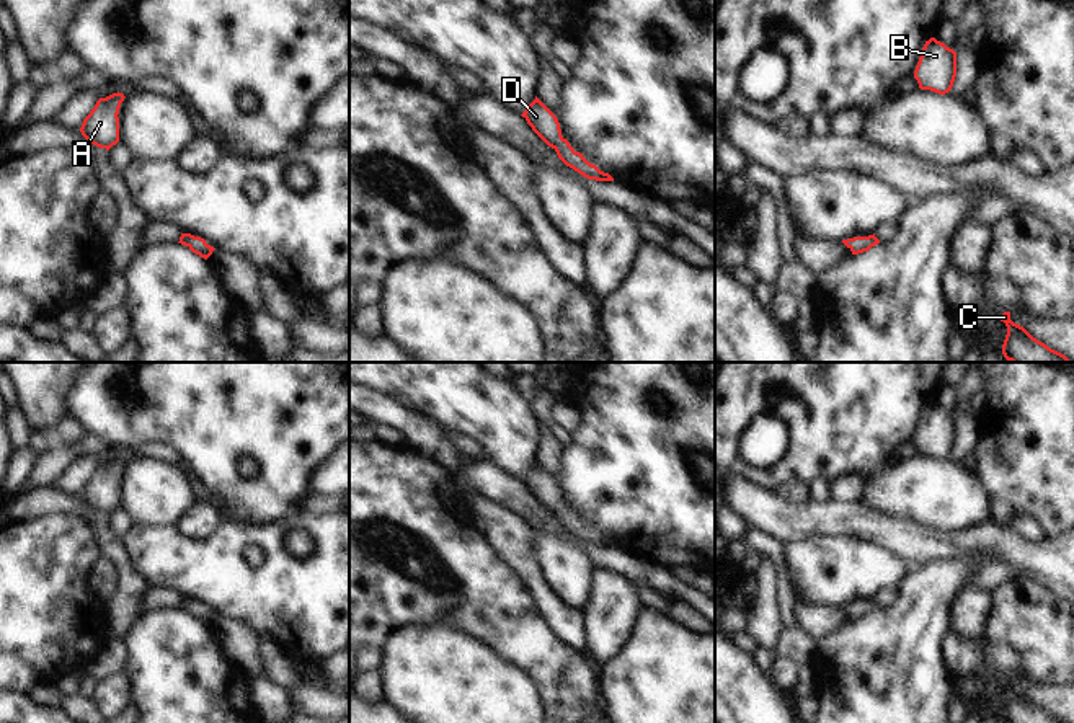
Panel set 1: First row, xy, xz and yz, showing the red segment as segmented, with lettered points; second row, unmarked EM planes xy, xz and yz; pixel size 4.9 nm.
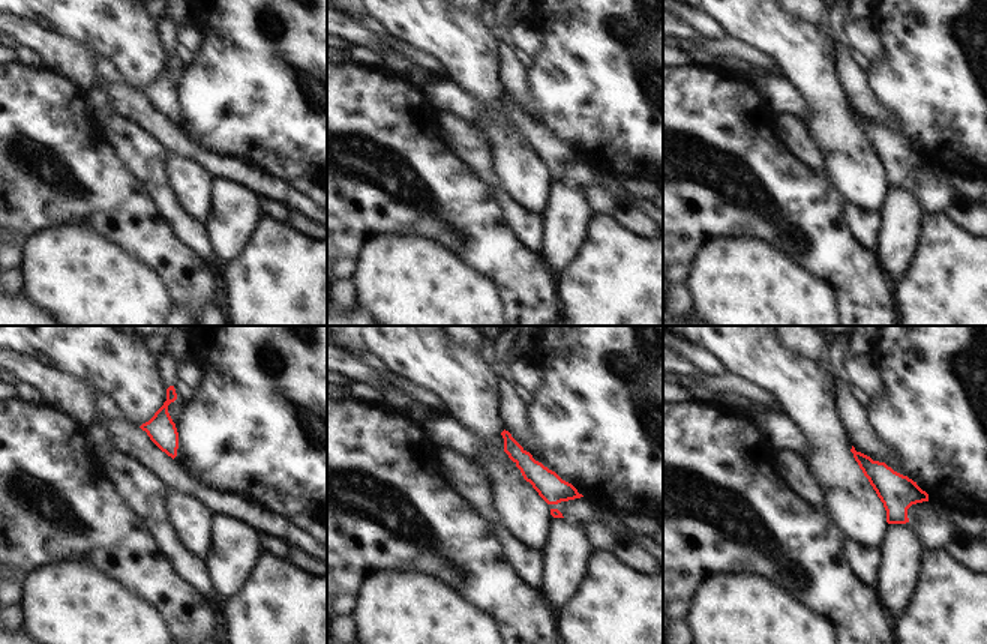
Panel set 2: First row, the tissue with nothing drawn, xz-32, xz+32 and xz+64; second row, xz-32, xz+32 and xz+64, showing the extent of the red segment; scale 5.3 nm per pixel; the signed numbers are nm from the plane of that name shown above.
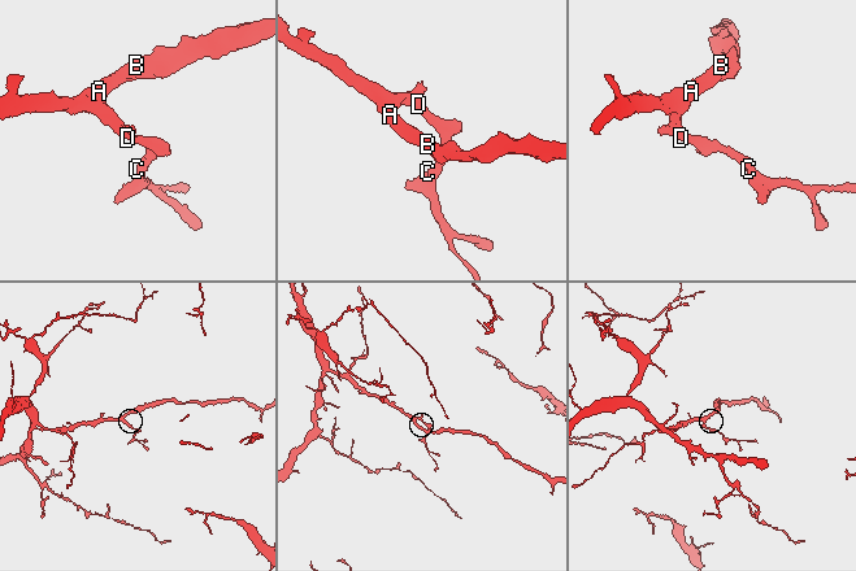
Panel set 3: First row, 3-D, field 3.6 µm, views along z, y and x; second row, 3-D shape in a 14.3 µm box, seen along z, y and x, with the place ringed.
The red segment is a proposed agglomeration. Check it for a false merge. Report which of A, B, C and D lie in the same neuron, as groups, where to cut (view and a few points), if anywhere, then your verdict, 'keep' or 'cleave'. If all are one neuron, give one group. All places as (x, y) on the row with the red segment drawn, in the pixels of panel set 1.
groups A B C D; cut none; keep

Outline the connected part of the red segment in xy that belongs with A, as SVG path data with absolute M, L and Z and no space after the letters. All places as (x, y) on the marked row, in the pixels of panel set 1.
M122 93L100 98L80 127L82 135L100 149L109 150L119 142L119 108L124 101Z

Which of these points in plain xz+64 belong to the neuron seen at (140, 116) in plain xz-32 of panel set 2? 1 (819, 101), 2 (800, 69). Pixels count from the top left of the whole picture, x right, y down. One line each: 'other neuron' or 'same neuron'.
1: other neuron
2: other neuron

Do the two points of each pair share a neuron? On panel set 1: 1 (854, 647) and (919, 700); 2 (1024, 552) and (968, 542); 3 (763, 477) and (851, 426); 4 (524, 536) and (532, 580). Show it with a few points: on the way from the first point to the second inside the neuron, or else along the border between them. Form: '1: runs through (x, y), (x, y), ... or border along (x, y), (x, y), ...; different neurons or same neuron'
1: runs through (870, 658), (903, 691); same neuron
2: runs through (1011, 549), (999, 542), (981, 542); same neuron
3: runs through (784, 470), (803, 462), (829, 436); same neuron
4: runs through (524, 547), (526, 568); same neuron

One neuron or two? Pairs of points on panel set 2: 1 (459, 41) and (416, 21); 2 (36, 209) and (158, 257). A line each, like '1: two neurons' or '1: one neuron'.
1: one neuron
2: one neuron

